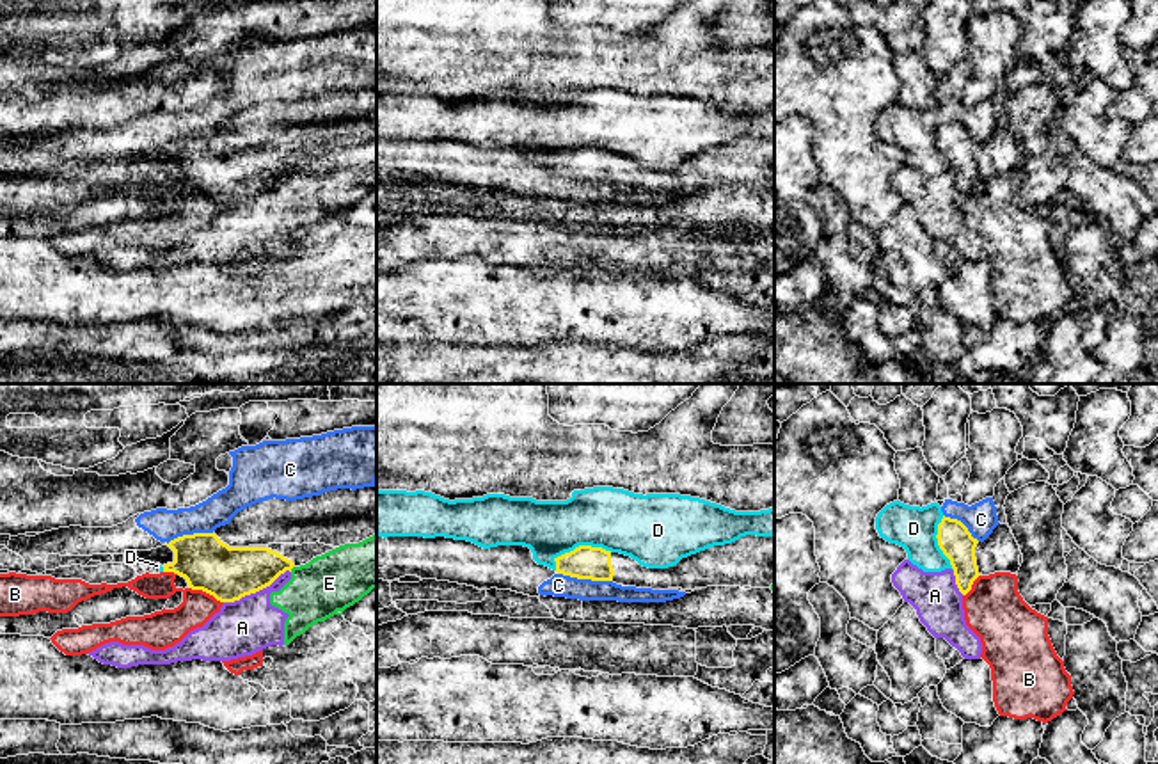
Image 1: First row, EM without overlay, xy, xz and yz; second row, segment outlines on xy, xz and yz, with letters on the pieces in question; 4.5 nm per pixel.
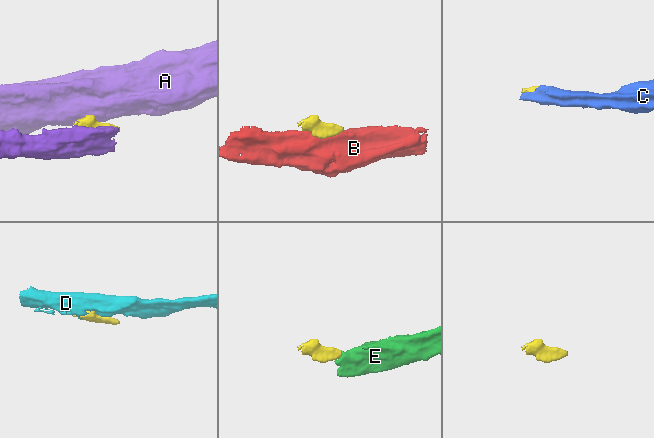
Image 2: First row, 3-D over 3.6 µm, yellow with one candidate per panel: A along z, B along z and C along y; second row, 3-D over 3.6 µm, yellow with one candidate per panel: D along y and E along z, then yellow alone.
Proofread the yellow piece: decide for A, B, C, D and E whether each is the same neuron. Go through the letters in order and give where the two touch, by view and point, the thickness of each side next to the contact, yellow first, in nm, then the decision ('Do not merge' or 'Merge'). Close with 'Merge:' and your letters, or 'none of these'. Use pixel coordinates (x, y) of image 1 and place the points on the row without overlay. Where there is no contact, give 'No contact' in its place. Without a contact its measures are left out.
A: Touches yellow at xy (256, 192). Thickness 240 nm (yellow) against 260 nm. Do not merge
B: Touches yellow at xy (206, 194). Thickness 240 nm (yellow) against 170 nm. Do not merge
C: Touches yellow at xz (585, 180). Thickness 160 nm (yellow) against 100 nm. Do not merge
D: Touches yellow at xz (579, 148). Thickness 160 nm (yellow) against 280 nm. Do not merge
E: Touches yellow at xy (292, 169). Thickness 220 nm (yellow) against 260 nm. Do not merge
Merge: none of these

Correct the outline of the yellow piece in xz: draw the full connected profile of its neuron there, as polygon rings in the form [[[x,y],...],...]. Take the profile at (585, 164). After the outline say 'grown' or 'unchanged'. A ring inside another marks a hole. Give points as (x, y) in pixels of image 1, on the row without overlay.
[[[746,137],[714,147],[668,171],[648,171],[631,158],[579,147],[556,163],[556,174],[577,181],[613,183],[622,188],[668,192],[707,188],[771,190],[774,185],[774,137]]]; grown

